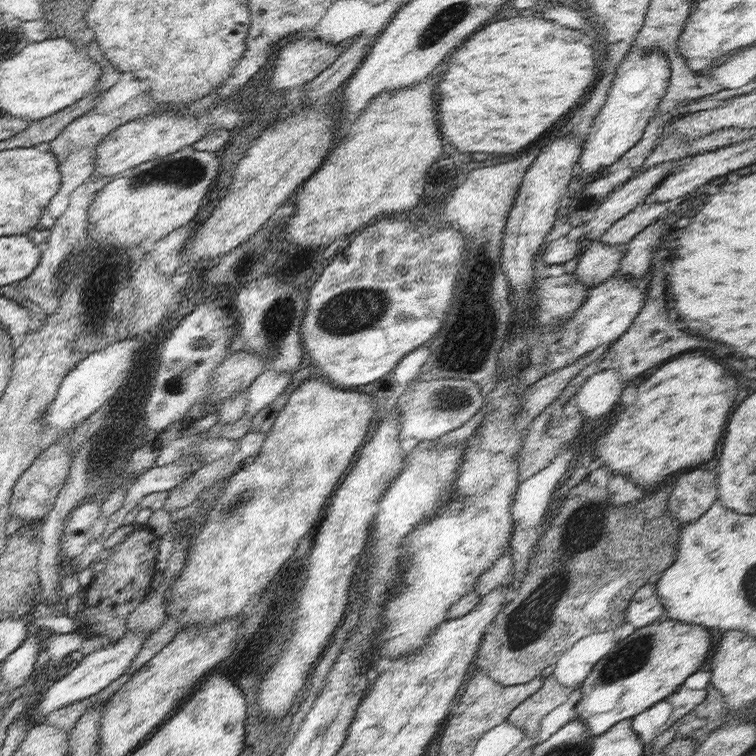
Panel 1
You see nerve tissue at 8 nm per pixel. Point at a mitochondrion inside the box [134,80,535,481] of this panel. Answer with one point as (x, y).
(465, 351)

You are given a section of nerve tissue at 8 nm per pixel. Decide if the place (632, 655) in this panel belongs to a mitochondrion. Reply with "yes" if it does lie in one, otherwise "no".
yes

